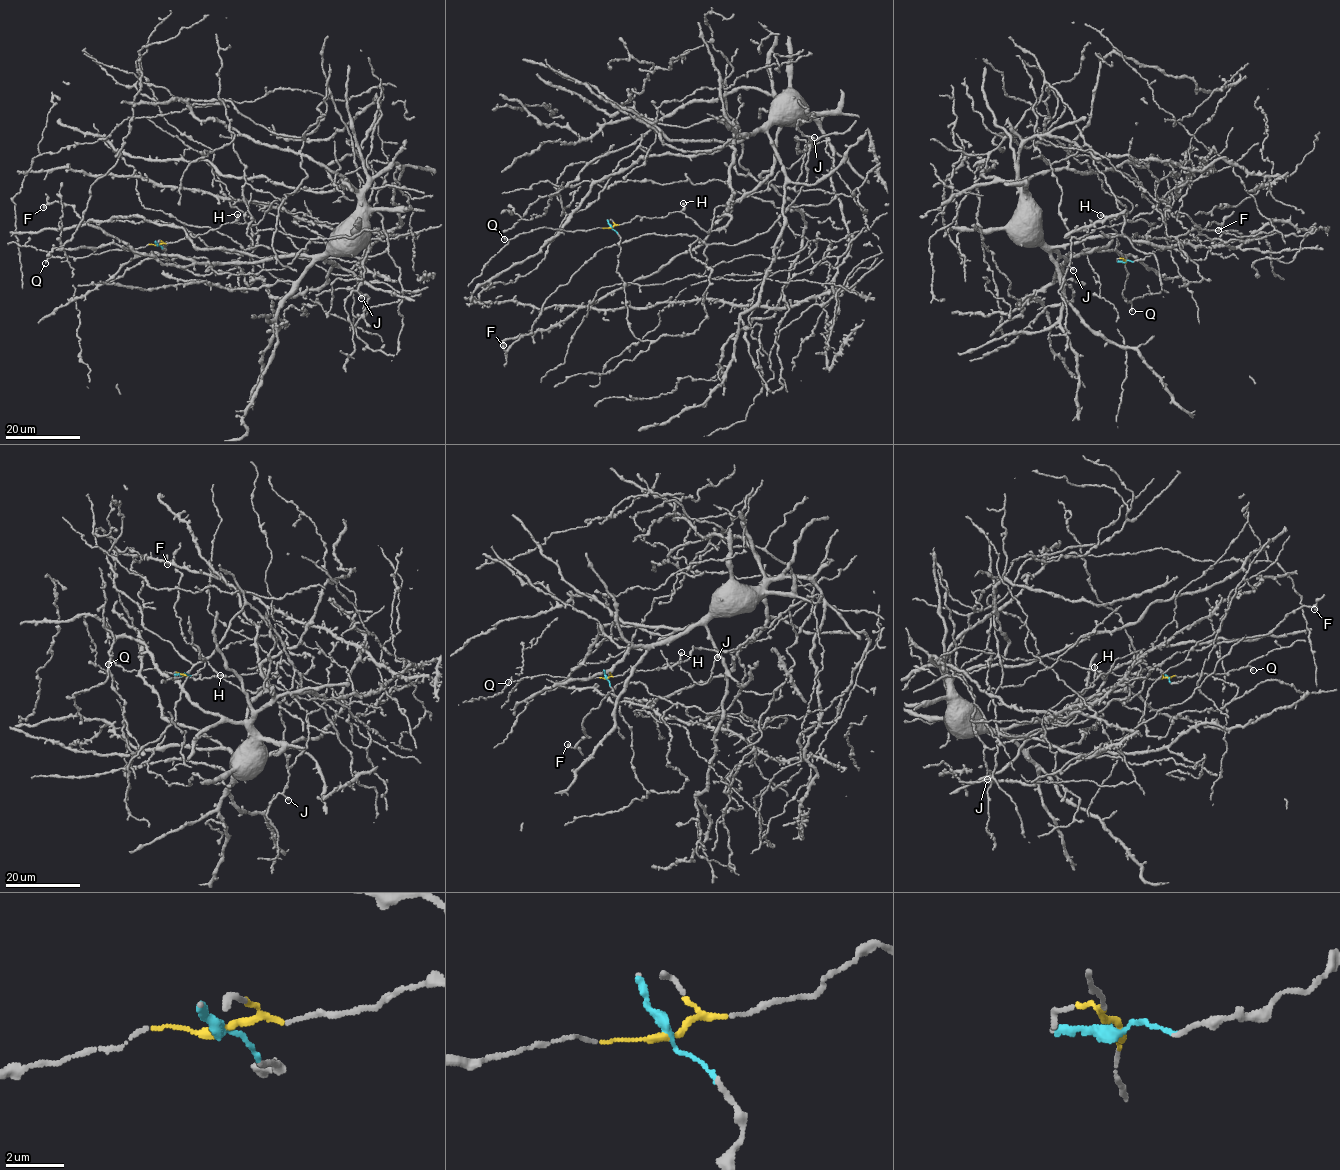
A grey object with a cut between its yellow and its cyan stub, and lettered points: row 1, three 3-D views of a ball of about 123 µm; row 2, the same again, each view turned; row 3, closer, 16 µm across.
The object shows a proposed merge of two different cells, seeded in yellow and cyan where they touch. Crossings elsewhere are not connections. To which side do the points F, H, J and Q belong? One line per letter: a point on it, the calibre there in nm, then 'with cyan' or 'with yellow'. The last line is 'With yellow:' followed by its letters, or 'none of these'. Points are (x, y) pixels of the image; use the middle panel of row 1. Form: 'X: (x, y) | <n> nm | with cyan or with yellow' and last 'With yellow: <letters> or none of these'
F: (503, 345) | 460 nm | with cyan
H: (683, 203) | 400 nm | with yellow
J: (814, 137) | 440 nm | with cyan
Q: (504, 239) | 360 nm | with yellow
With yellow: H, Q

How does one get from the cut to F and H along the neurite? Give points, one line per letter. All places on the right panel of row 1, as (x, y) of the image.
F: (1125, 262), (1186, 239), (1244, 242), (1224, 232), (1204, 259), (1132, 240), (1188, 242), (1214, 221), (1217, 230)
H: (1125, 262), (1115, 249), (1116, 232), (1110, 222), (1100, 215)

